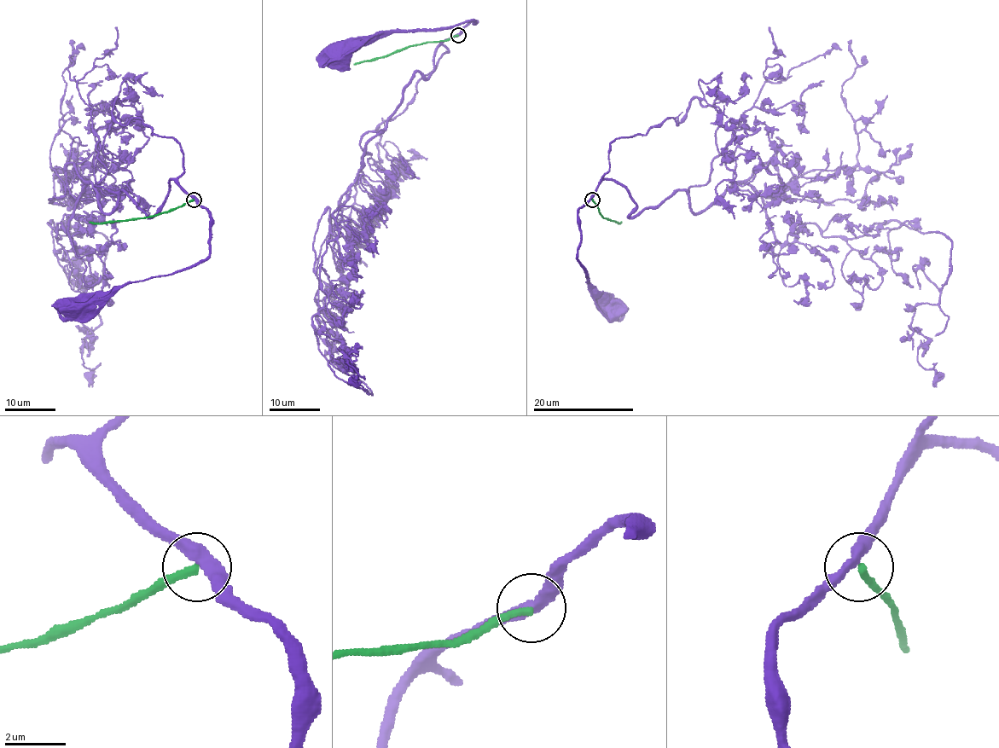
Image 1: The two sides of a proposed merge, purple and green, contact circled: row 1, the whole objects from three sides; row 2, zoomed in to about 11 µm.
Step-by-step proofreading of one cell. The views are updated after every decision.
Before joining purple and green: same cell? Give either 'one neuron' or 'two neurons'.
two neurons

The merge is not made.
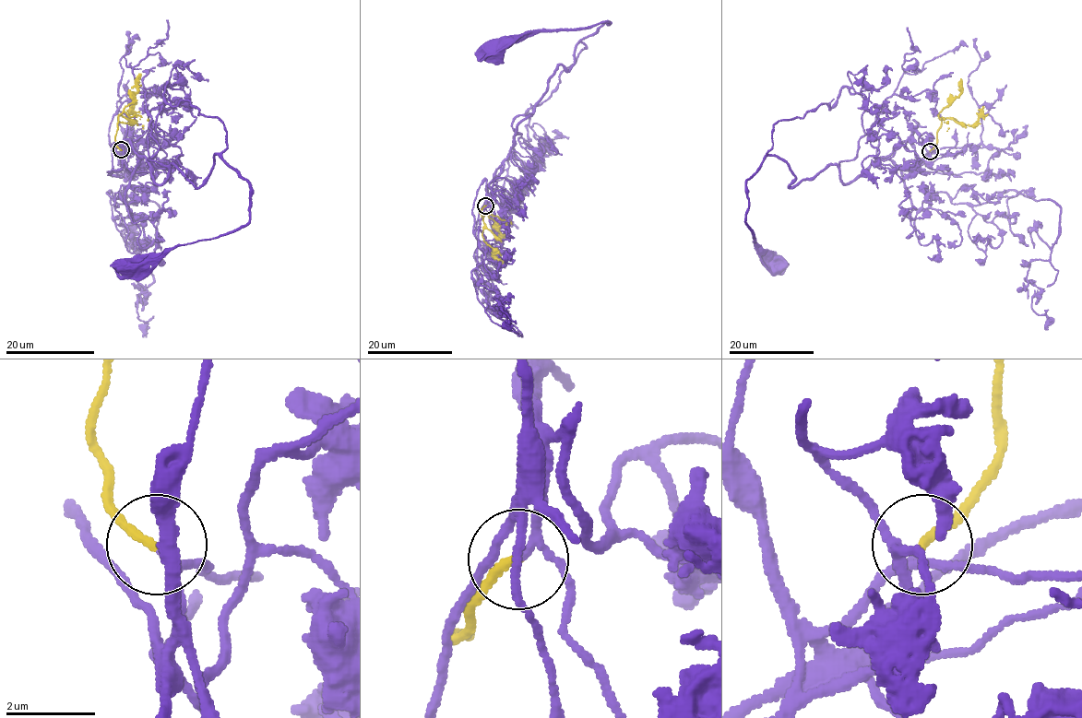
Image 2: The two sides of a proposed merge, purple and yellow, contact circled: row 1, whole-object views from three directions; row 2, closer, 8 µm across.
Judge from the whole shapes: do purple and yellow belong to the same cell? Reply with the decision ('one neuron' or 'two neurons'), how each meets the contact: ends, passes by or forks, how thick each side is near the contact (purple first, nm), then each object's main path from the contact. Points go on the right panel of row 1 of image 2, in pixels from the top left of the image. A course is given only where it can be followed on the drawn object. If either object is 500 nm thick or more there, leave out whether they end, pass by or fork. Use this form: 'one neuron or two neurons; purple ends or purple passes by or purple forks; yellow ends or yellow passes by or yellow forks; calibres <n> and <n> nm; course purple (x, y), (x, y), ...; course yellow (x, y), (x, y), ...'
one neuron; purple passes by; yellow ends; calibres 150 and 190 nm; course purple (929, 152), (903, 141), (847, 183), (829, 164), (790, 188), (768, 155), (745, 219), (778, 263); course yellow (929, 150), (936, 142), (938, 128), (943, 119), (954, 118), (971, 125), (983, 106)

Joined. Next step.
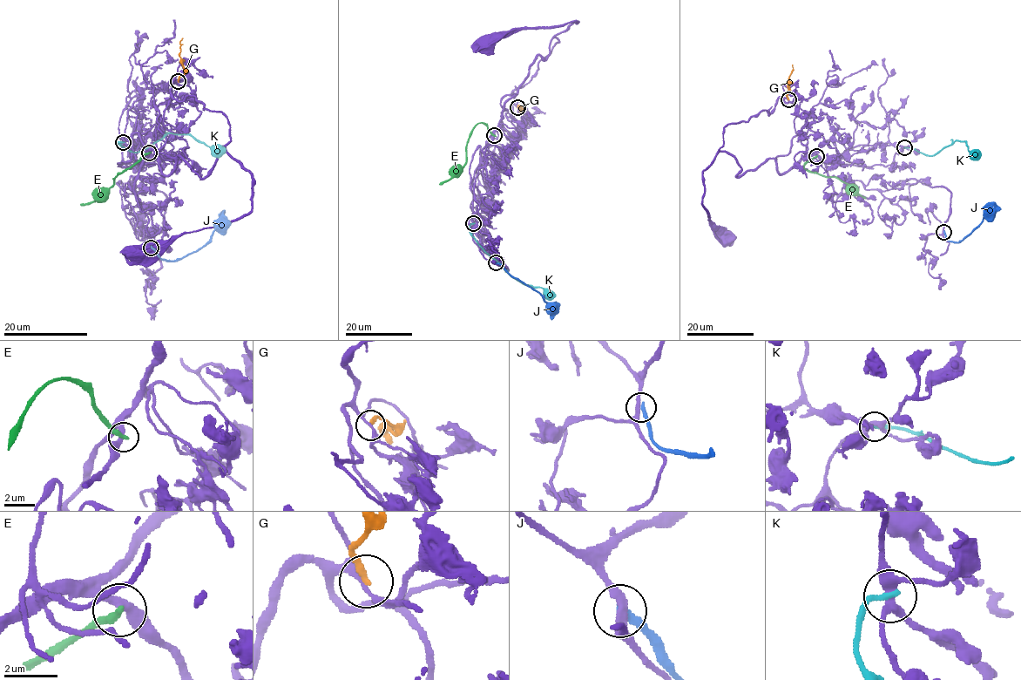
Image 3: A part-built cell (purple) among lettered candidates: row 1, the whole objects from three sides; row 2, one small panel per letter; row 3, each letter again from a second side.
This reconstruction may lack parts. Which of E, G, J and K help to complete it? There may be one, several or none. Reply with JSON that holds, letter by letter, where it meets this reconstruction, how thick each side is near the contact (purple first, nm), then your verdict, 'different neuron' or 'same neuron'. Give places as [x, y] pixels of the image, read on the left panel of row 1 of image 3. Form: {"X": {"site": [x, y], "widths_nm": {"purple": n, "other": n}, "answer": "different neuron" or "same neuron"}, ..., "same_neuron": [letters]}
{"E": {"site": [149, 152], "widths_nm": {"purple": 340, "other": 320}, "answer": "different neuron"}, "G": {"site": [178, 81], "widths_nm": {"purple": 160, "other": 220}, "answer": "different neuron"}, "J": {"site": [151, 248], "widths_nm": {"purple": 260, "other": 280}, "answer": "different neuron"}, "K": {"site": [123, 142], "widths_nm": {"purple": 360, "other": 200}, "answer": "different neuron"}, "same_neuron": []}

